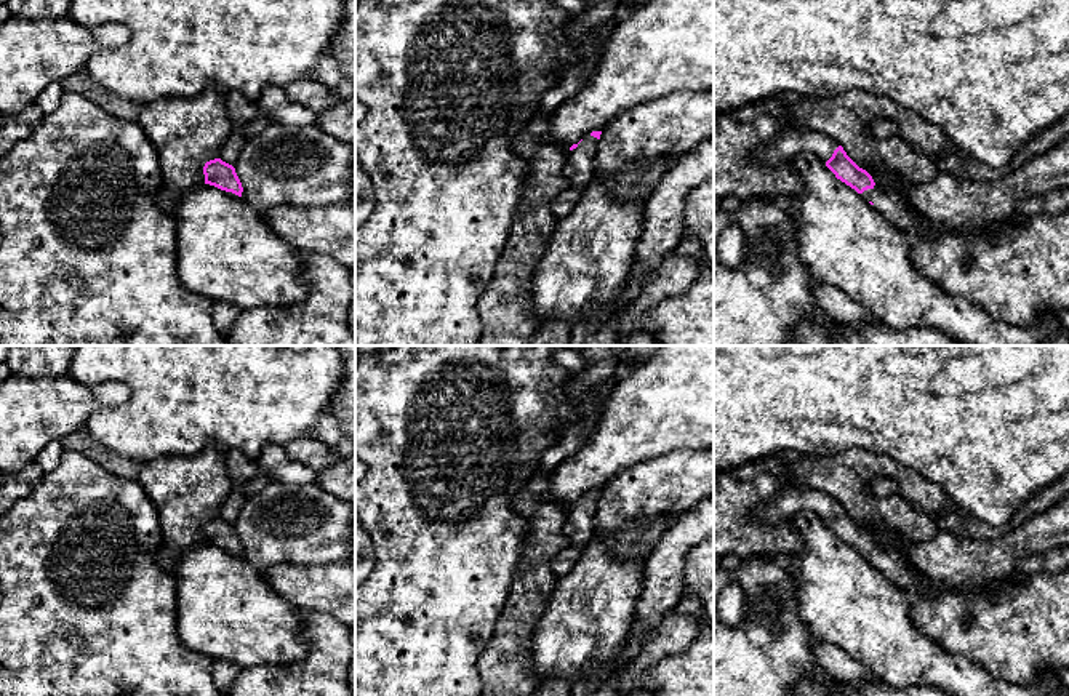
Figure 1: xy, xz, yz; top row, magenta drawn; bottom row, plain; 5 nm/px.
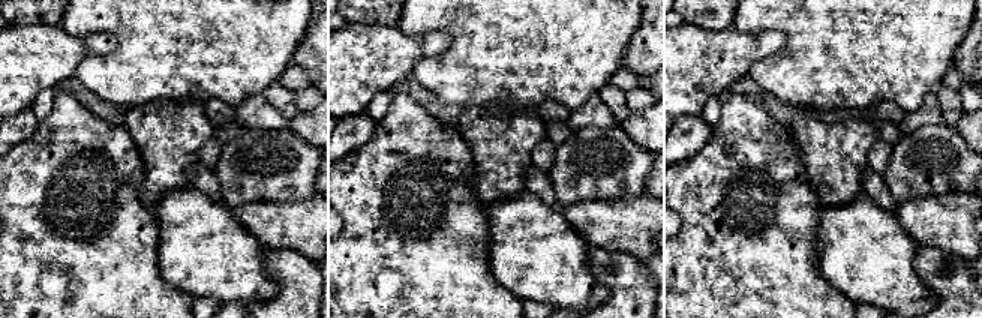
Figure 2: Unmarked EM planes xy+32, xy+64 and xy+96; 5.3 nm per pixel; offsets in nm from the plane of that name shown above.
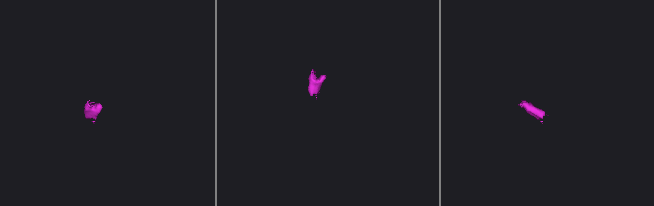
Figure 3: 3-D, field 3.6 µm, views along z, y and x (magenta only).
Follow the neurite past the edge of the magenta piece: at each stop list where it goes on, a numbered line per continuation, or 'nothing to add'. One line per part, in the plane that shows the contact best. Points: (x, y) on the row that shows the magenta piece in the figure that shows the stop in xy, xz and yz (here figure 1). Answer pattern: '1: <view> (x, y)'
1: yz (796, 141)
2: yz (893, 205)

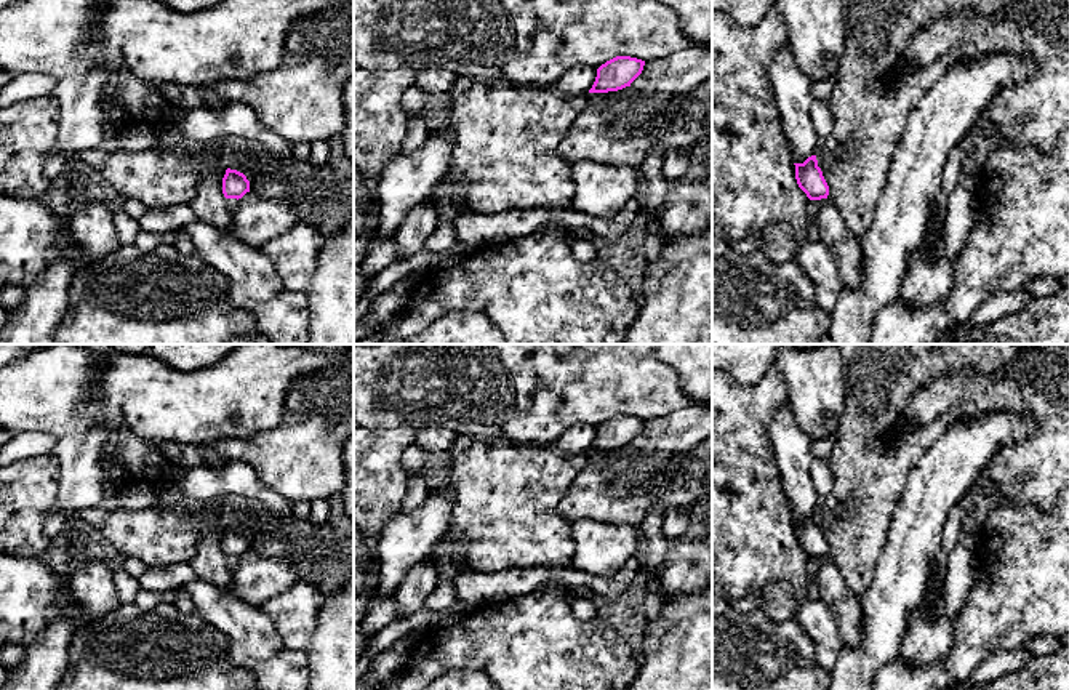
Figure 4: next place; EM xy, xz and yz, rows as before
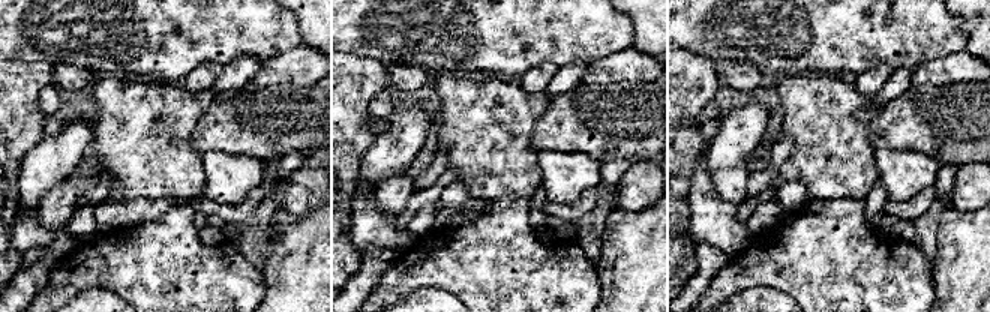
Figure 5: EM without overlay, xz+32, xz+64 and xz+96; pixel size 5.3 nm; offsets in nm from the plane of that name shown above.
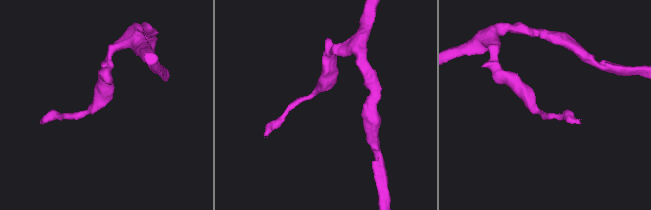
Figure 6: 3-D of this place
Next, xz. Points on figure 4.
nothing to add

